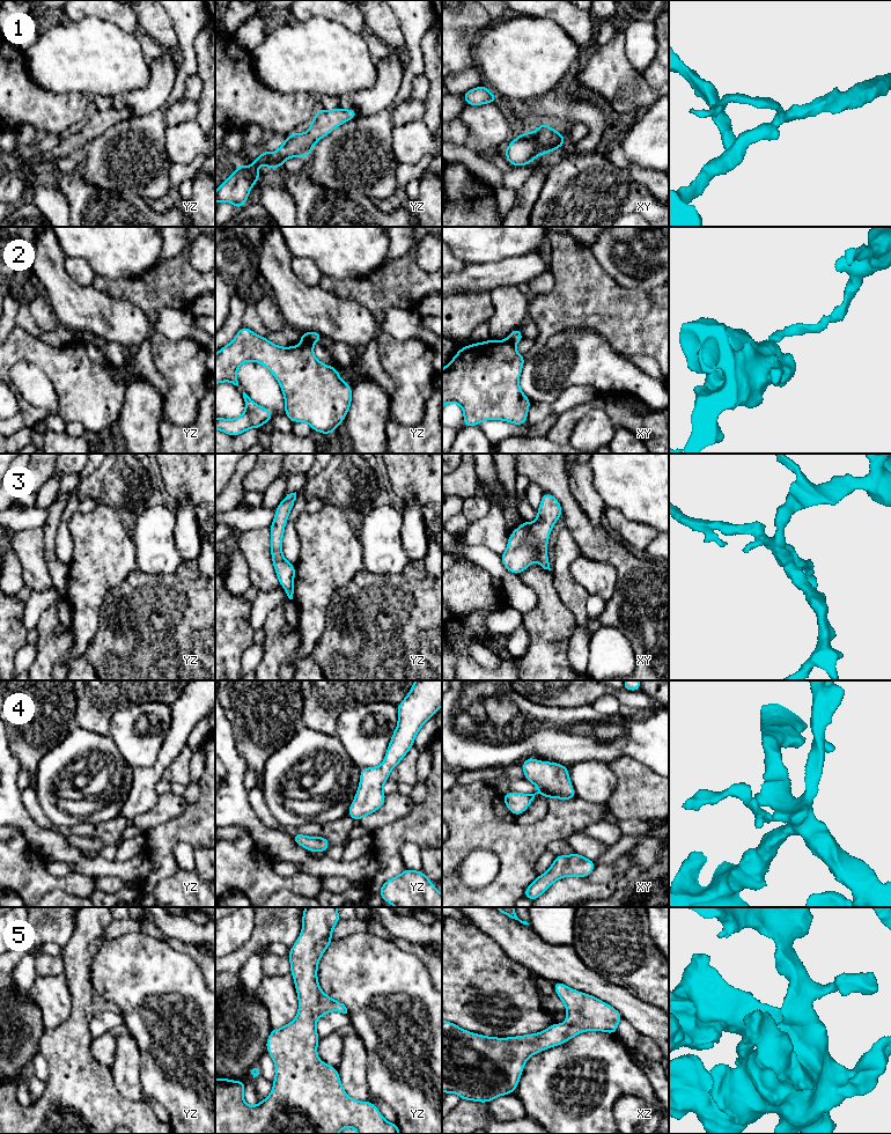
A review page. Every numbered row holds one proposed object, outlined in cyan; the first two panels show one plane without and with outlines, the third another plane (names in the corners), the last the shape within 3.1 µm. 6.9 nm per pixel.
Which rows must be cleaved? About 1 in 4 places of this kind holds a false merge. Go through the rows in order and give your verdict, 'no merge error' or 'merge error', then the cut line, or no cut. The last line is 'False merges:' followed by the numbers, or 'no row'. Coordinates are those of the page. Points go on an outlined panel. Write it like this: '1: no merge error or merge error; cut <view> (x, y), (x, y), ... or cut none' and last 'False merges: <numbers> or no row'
1: no merge error; cut none
2: merge error; cut yz (301, 341), (308, 341), (311, 345)
3: no merge error; cut none
4: no merge error; cut none
5: no merge error; cut none
False merges: 2

